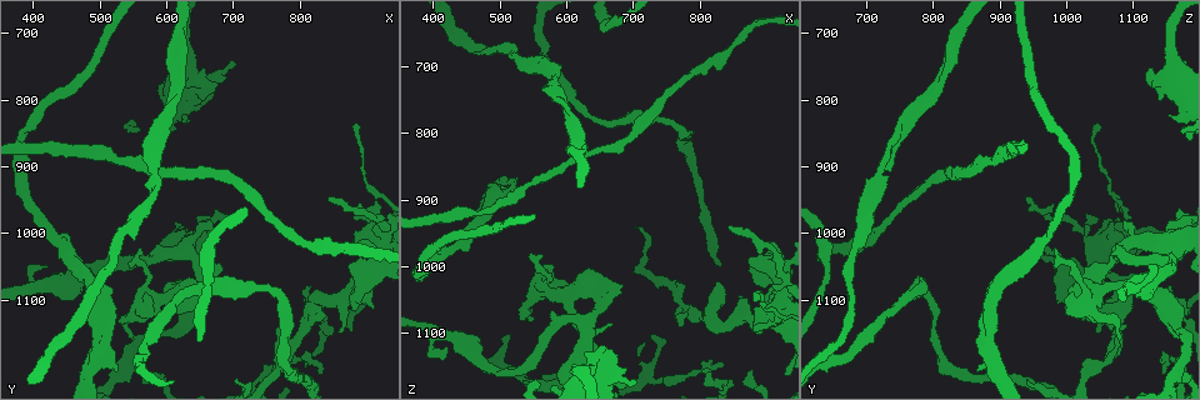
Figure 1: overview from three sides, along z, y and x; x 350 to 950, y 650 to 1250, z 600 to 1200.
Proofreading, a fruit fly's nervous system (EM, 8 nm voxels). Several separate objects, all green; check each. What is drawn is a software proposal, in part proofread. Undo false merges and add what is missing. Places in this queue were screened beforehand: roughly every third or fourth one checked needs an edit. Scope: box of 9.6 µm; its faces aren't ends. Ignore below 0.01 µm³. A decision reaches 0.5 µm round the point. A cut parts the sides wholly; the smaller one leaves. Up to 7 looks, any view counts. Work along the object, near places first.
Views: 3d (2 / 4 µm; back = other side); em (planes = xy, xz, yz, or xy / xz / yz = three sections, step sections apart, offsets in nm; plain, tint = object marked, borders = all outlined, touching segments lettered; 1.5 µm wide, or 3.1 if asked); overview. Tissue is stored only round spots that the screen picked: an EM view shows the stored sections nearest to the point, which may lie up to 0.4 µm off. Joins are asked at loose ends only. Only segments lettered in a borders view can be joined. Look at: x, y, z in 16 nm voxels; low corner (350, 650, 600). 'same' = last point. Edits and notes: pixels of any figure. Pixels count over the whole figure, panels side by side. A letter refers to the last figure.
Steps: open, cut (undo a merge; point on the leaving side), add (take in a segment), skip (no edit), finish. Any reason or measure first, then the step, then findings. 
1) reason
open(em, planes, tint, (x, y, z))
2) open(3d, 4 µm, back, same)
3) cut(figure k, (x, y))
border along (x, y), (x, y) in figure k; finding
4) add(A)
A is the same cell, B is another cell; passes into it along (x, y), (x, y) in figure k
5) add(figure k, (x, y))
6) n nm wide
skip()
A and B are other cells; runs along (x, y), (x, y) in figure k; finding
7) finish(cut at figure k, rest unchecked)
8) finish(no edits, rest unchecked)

a fork
open(em, planes, borders, (570, 955, 695))

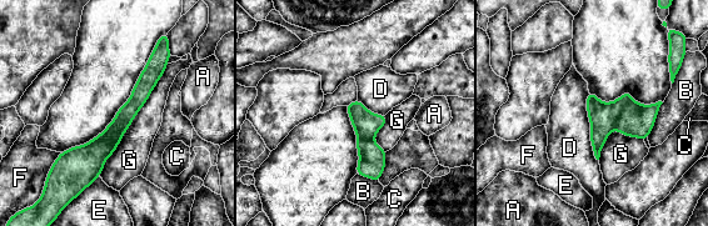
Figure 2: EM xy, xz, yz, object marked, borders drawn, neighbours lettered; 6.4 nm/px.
G touches over 850 nm
skip()
A, B, C, D, E, F and G are other cells; runs along (154, 63), (76, 185) in figure 2; one neuron here

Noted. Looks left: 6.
an open end
open(3d, 2 µm, (525, 1205, 865))

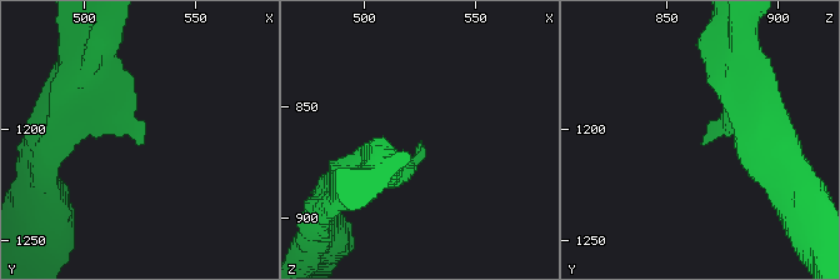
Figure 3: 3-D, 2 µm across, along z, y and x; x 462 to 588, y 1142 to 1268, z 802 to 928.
now the EM
open(em, planes, tint, (525, 1206, 866))

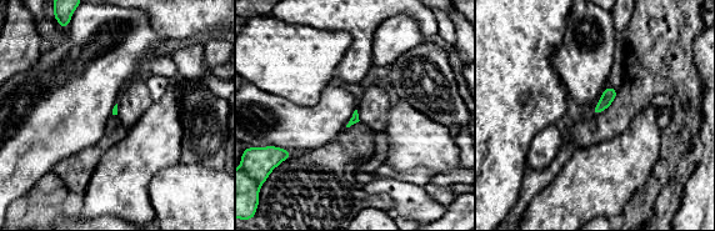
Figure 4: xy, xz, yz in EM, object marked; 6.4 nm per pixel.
what lies round it
open(em, planes, borders, same)

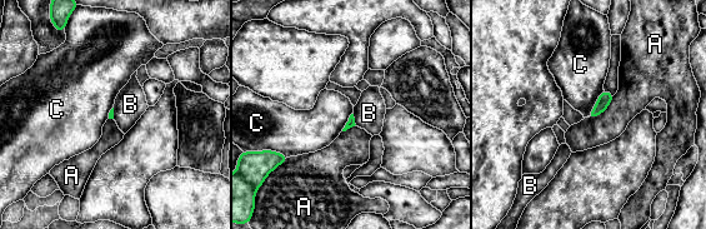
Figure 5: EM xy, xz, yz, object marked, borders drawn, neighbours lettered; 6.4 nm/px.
A touches over 220 nm
skip()
A, B and C are other cells; border along (604, 90), (587, 115) in figure 5; no lettered segment goes on from it

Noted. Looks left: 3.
branch stops here
open(em, xy, step 8, borders, (855, 1150, 1050))

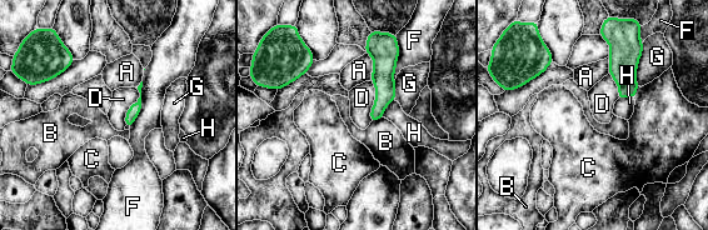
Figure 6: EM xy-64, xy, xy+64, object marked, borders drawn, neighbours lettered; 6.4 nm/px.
open(em, planes, borders, same)

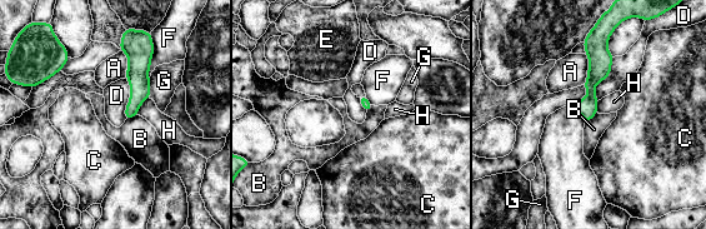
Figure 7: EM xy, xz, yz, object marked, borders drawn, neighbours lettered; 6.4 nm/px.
skip()
A, B, C, D, E, F, G and H are other cells; border along (615, 56), (595, 88), (596, 100) in figure 7; no lettered segment goes on from it

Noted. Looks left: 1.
finish(no edits, rest unchecked)

